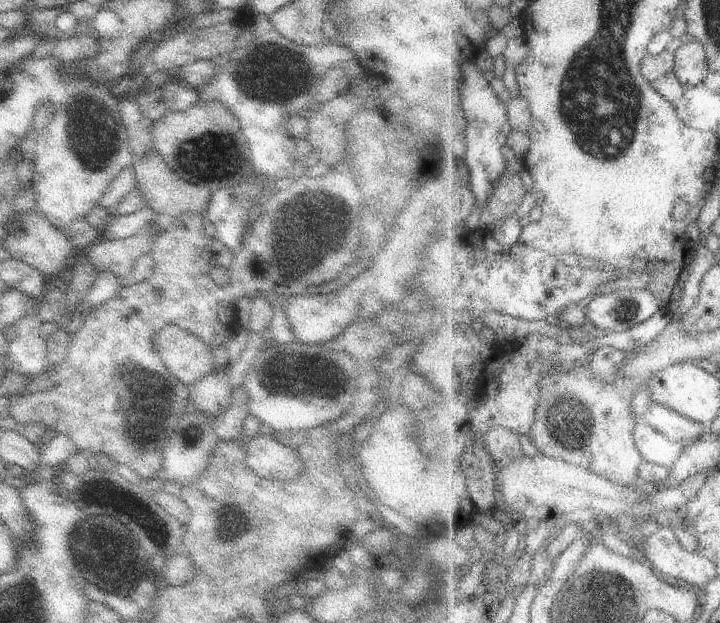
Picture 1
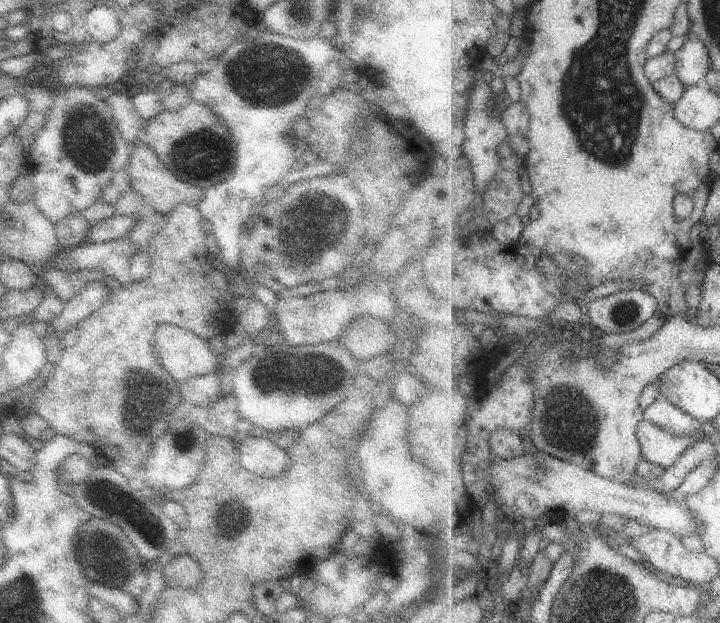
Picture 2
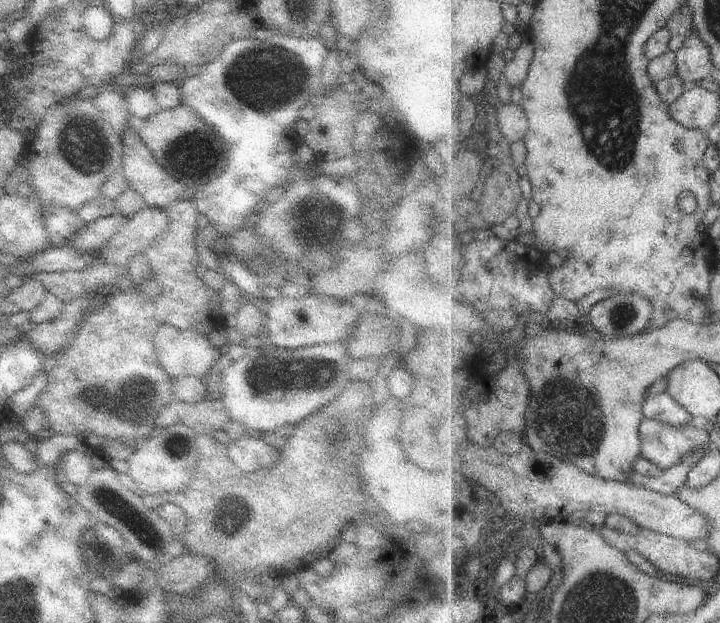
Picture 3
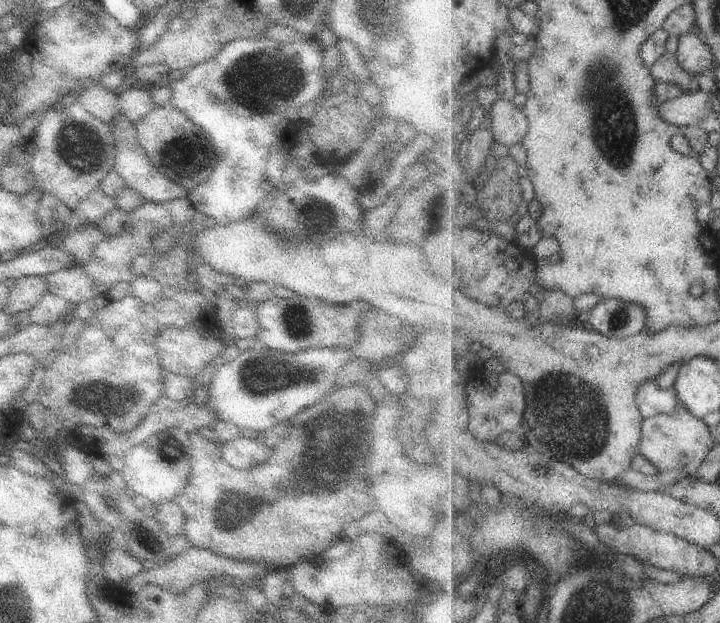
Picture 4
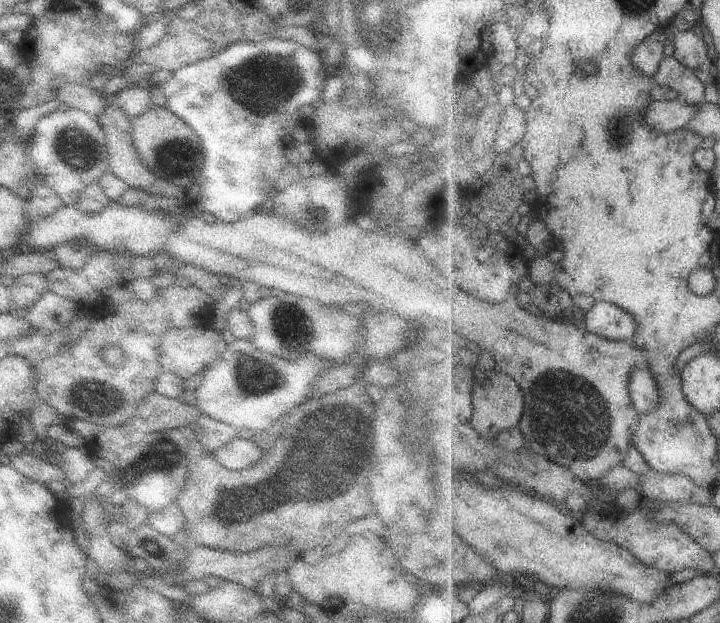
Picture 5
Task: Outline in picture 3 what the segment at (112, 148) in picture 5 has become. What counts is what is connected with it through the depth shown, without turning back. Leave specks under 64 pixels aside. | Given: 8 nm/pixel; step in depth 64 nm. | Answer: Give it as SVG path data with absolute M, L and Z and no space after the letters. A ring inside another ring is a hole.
M130 126L122 138L122 168L128 188L140 194L144 199L144 204L149 207L155 207L162 211L167 210L175 201L186 200L193 201L195 189L181 184L175 180L168 172L165 172L147 145L140 139L136 127Z

